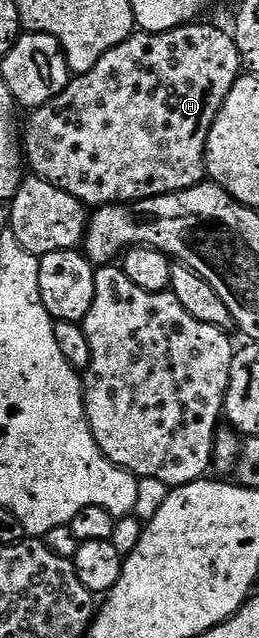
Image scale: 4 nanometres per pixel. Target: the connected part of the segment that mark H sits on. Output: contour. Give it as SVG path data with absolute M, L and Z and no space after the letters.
M192 22L181 28L174 28L168 32L145 32L136 30L121 46L113 46L93 70L75 76L66 90L57 94L40 108L34 109L27 120L27 128L21 132L21 151L25 157L25 164L34 175L47 180L53 186L65 190L65 194L73 194L85 206L102 206L105 204L130 204L133 200L148 200L154 196L167 196L171 192L180 192L204 183L207 176L207 139L211 133L213 122L222 110L225 98L229 98L229 90L233 90L236 80L241 75L241 61L239 51L235 45L235 37L230 31L222 32L211 24Z

